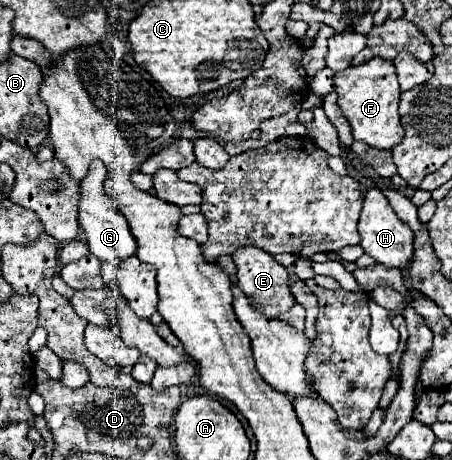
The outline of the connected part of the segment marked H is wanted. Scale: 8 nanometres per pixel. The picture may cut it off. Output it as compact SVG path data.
M370 188L364 194L364 206L360 212L358 232L362 236L364 252L370 254L376 262L390 266L390 268L406 268L410 264L412 254L414 254L414 248L412 248L414 234L402 220L398 220L392 206L386 202L384 194L378 188Z

